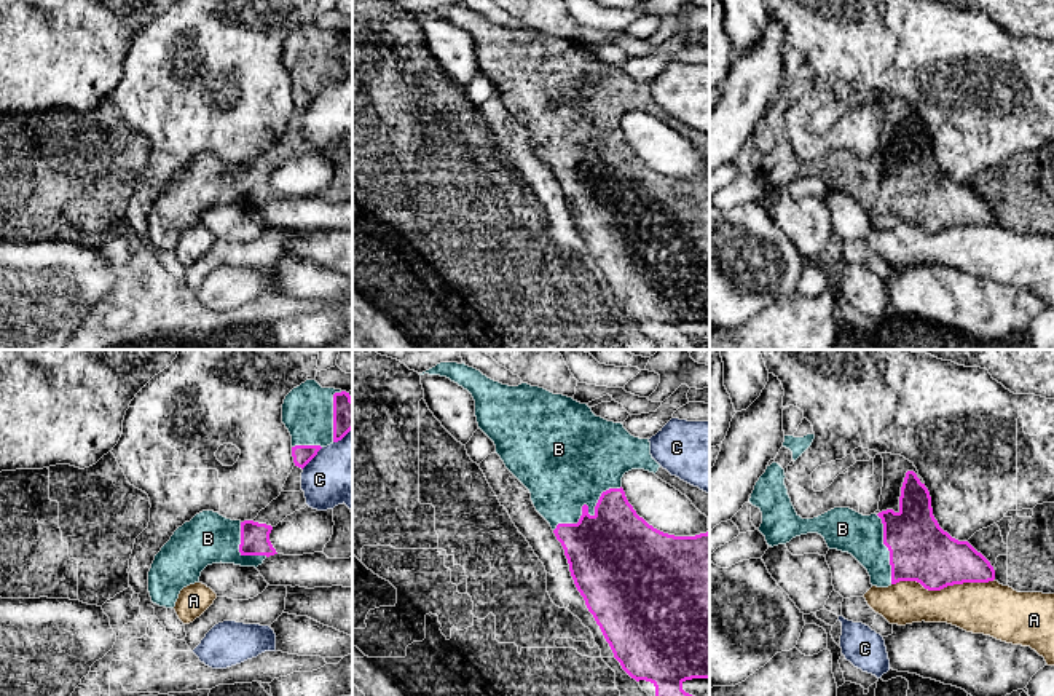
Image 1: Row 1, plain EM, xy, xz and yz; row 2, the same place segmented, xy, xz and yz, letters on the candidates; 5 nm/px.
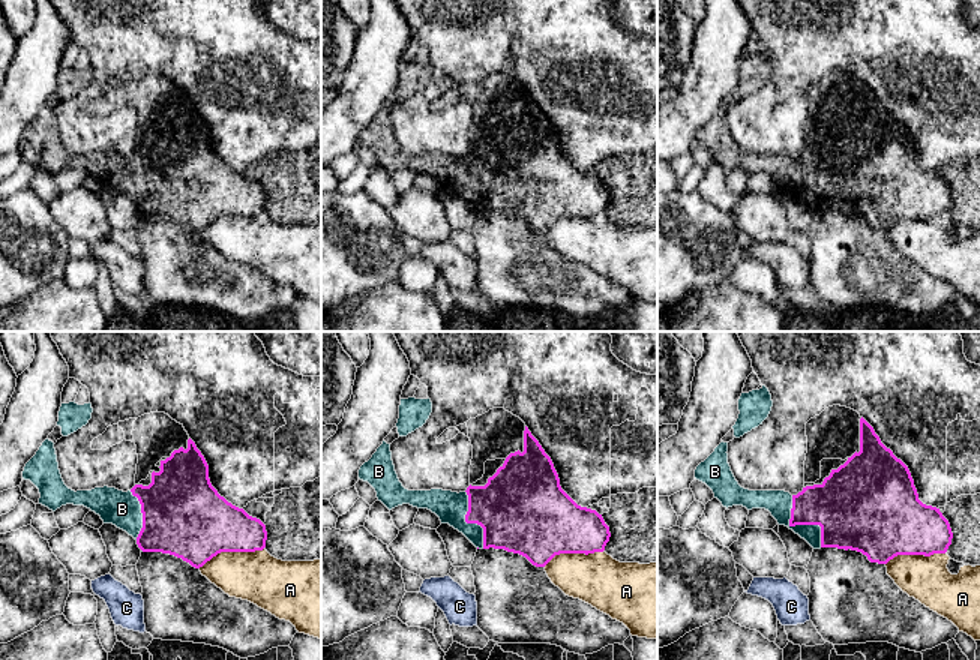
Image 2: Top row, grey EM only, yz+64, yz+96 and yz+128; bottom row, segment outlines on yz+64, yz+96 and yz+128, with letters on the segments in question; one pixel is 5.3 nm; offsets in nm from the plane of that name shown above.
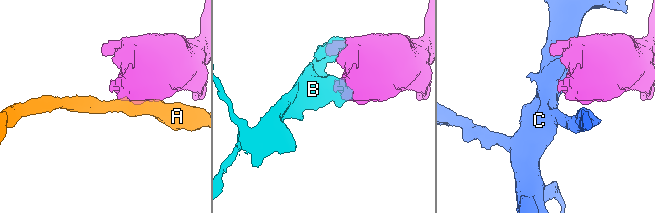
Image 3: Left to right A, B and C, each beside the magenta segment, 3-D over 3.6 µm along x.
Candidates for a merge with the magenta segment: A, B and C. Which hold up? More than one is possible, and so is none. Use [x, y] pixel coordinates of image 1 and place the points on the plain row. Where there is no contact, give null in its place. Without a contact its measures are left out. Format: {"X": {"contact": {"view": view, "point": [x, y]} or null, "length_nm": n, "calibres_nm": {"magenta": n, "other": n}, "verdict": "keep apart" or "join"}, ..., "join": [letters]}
{"A": {"contact": {"view": "yz", "point": [943, 230]}, "length_nm": 500, "calibres_nm": {"magenta": 300, "other": 260}, "verdict": "keep apart"}, "B": {"contact": {"view": "xz", "point": [587, 150]}, "length_nm": 420, "calibres_nm": {"magenta": 420, "other": 460}, "verdict": "join"}, "C": {"contact": {"view": "xy", "point": [311, 101]}, "length_nm": 160, "calibres_nm": {"magenta": 100, "other": 320}, "verdict": "keep apart"}, "join": ["B"]}

